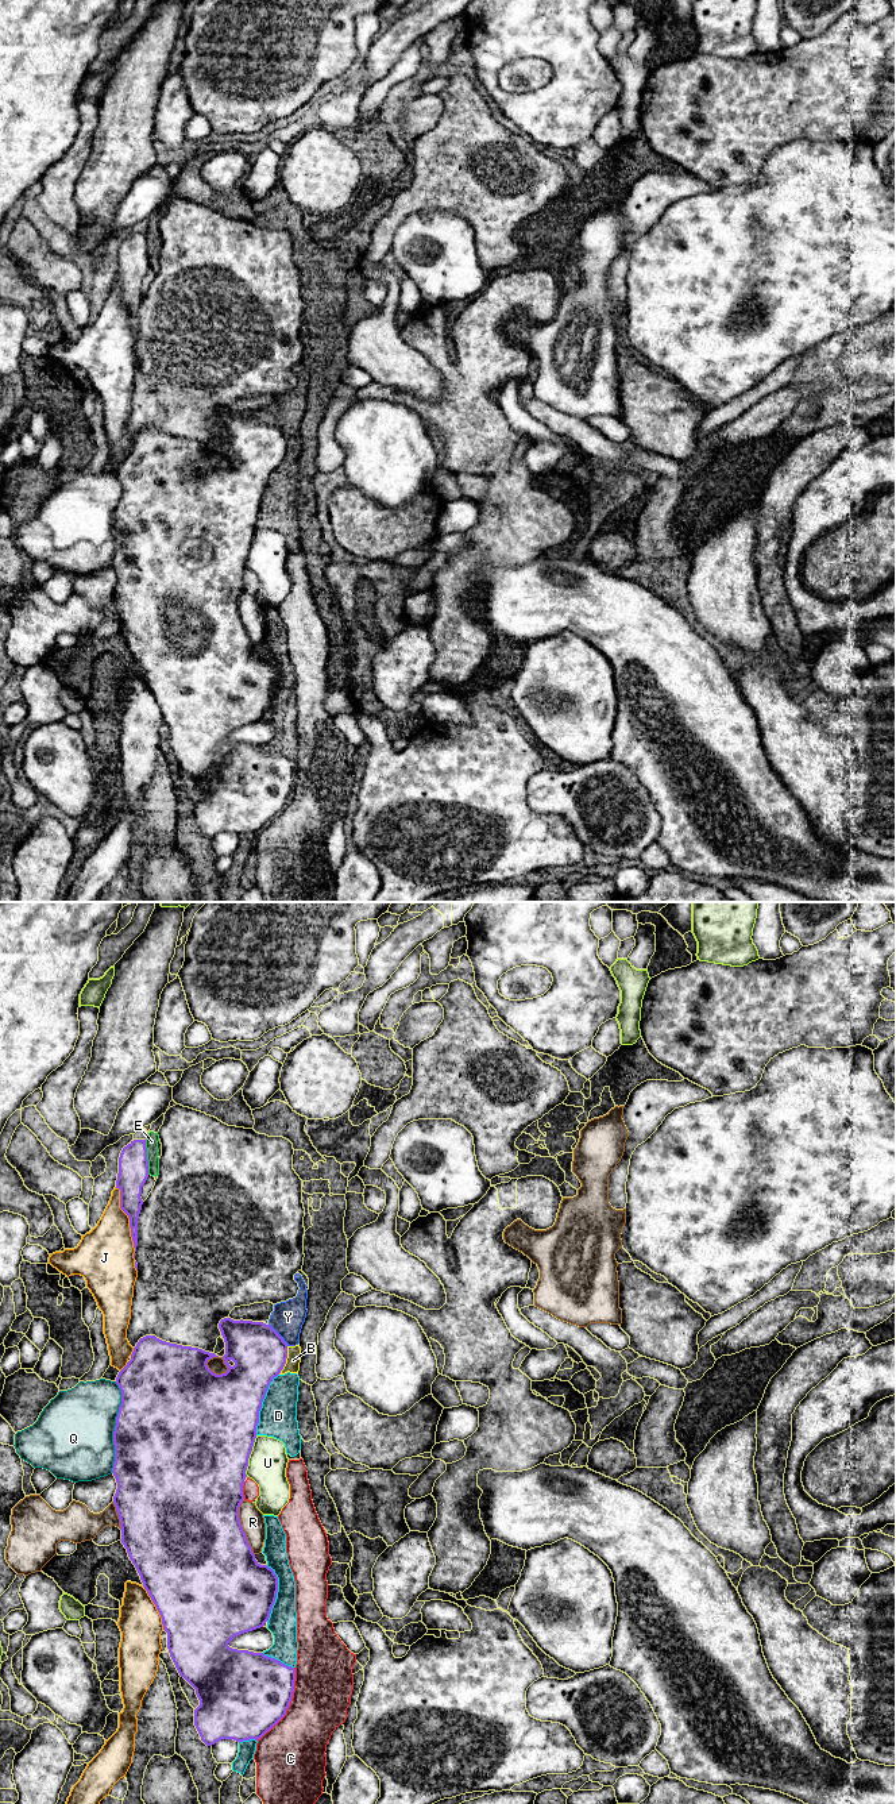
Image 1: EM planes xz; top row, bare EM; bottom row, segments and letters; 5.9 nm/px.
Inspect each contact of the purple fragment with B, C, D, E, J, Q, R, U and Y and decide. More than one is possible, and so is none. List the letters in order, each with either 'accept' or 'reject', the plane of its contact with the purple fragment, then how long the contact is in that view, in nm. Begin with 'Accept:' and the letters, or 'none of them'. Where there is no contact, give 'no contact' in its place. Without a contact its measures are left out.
Accept: none of them
B: reject; meets purple in xz; contact 180 nm long
C: reject; meets purple in xz; contact 480 nm long
D: reject; meets purple in xz; contact 400 nm long
E: reject; meets purple in xz; contact 200 nm long
J: reject; meets purple in xz; contact 440 nm long
Q: reject; meets purple in xz; contact 550 nm long
R: reject; meets purple in xz; contact 340 nm long
U: reject; meets purple in xz; contact 260 nm long
Y: reject; meets purple in xz; contact 180 nm long

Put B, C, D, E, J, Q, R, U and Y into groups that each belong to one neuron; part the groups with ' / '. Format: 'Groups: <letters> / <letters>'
Groups: B D Y / C / E / J / Q / R / U

